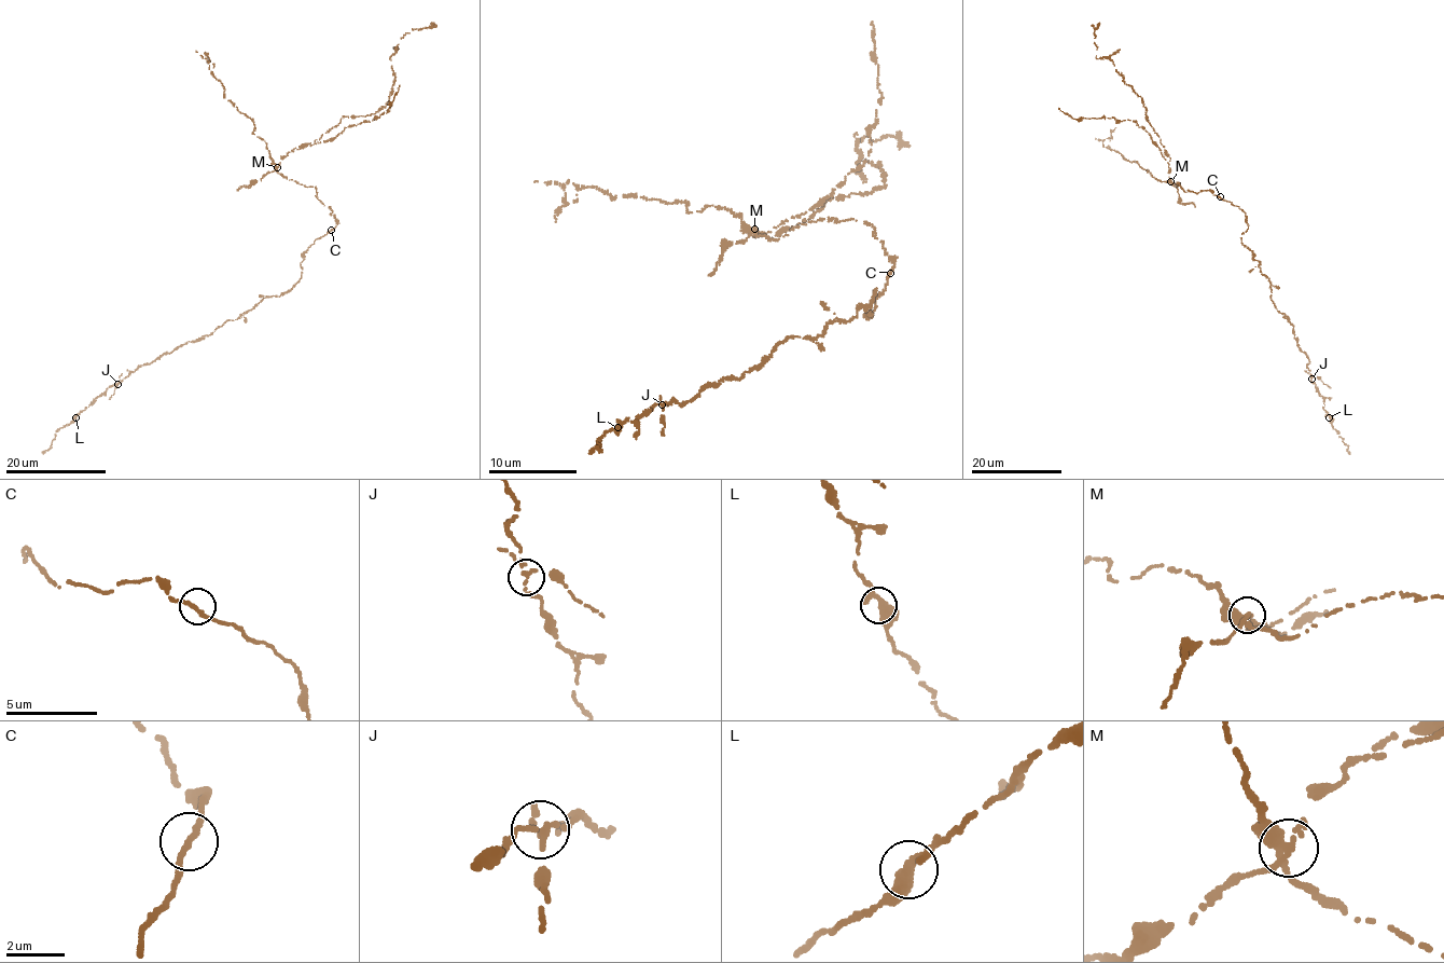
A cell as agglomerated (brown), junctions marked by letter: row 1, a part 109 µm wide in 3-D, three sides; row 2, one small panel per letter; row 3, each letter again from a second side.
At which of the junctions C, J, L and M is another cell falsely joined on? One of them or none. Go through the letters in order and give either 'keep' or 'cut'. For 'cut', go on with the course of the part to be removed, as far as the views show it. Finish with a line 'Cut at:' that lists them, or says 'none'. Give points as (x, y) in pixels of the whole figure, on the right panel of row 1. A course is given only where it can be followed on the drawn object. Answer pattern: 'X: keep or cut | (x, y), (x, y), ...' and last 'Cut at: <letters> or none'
C: keep
J: keep
L: keep
M: cut | (1170, 182), (1169, 157), (1148, 121), (1141, 97), (1124, 82), (1112, 62), (1096, 58), (1095, 31), (1099, 23)
Cut at: M

